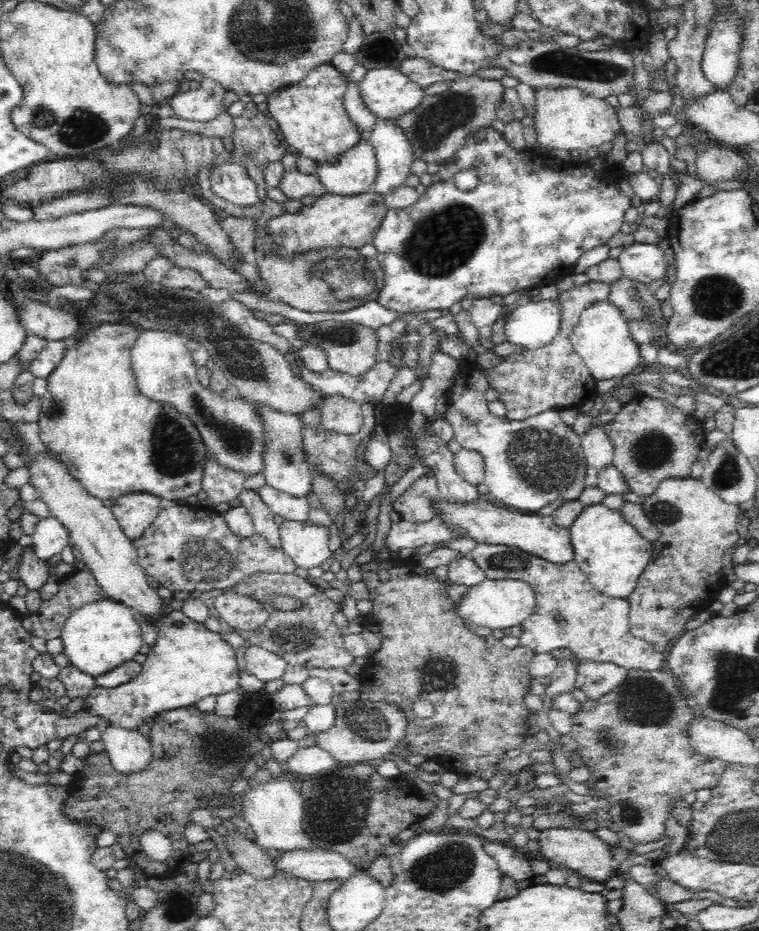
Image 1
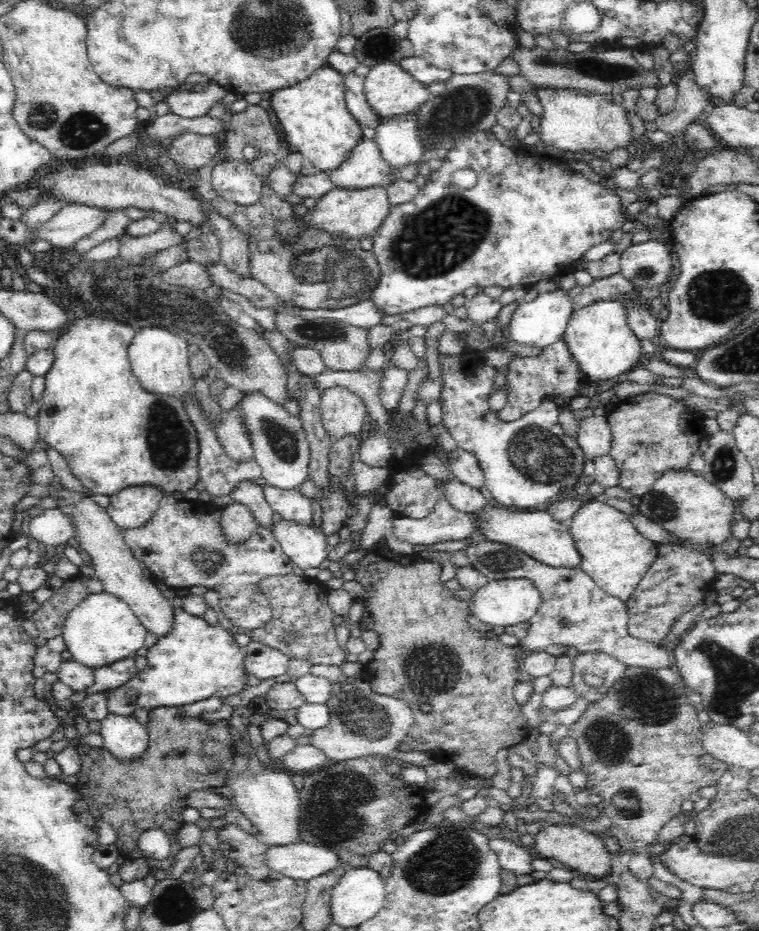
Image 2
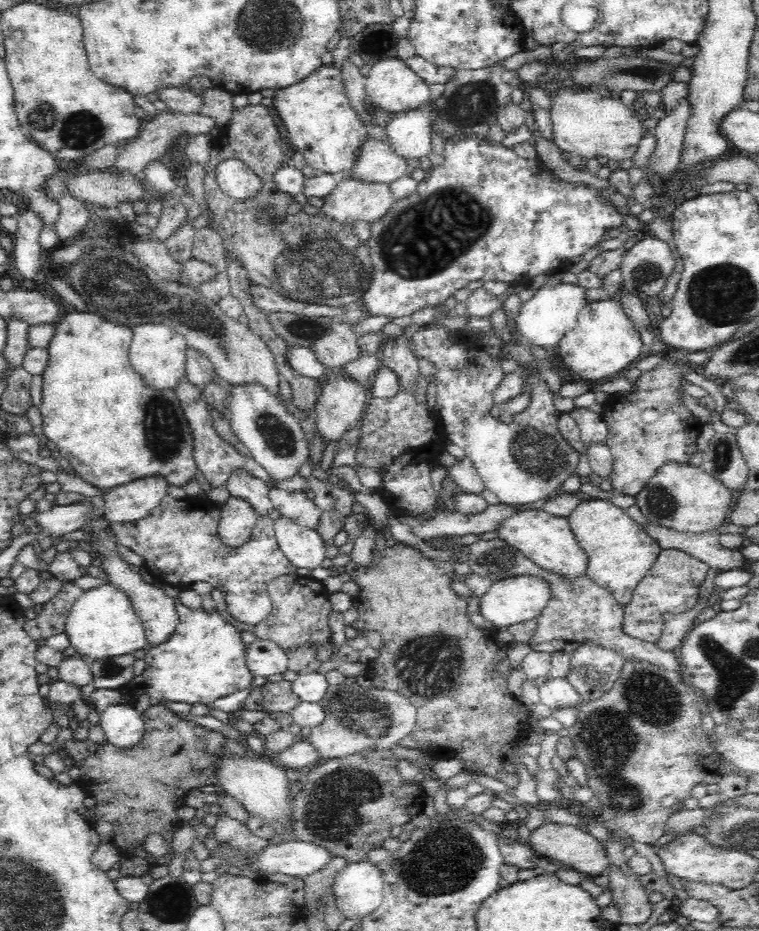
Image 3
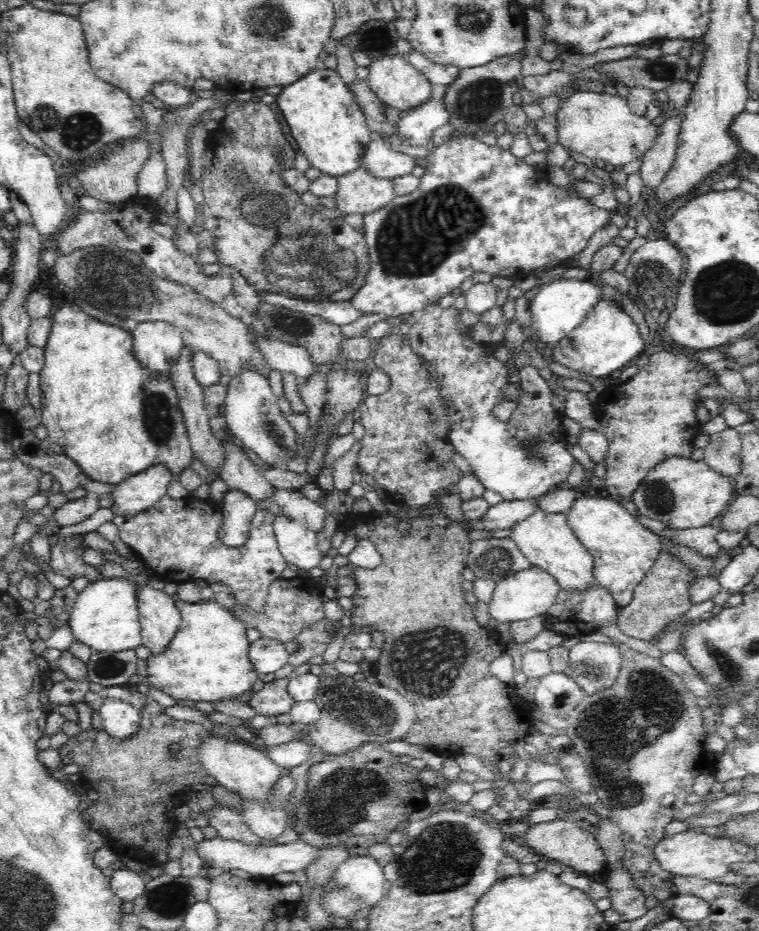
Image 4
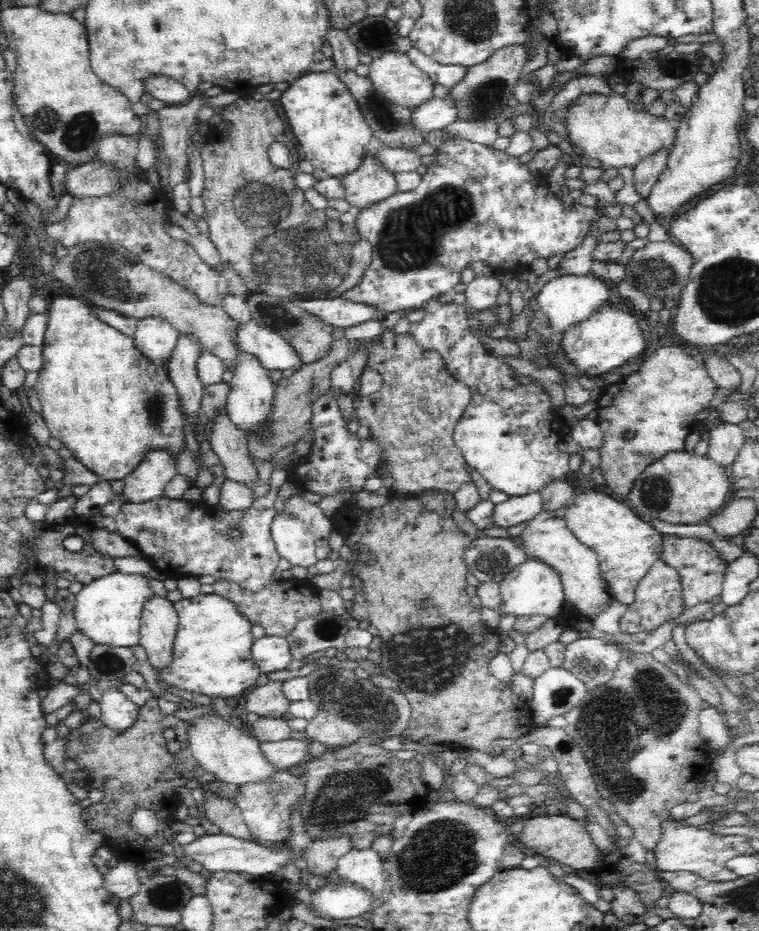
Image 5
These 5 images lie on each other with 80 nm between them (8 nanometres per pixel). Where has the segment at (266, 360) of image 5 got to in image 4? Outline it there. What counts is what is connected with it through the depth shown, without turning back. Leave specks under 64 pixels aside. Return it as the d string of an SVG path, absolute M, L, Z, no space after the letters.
M259 338L260 347L266 360L274 369L281 372L292 372L298 379L308 379L318 373L318 365L312 361L310 351L303 346L292 346L277 338Z

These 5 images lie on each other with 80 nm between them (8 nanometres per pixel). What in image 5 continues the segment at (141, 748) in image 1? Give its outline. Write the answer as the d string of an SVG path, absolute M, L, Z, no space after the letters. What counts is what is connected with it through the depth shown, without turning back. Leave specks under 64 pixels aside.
M112 688L104 691L99 700L100 719L114 733L126 732L138 718L140 707L127 698L118 688Z

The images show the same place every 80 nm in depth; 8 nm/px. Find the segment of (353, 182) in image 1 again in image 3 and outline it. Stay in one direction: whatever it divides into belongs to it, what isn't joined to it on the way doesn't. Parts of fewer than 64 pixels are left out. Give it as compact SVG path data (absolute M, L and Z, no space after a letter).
M368 138L360 145L354 164L342 173L342 179L388 184L408 174L407 162L390 153L384 142Z

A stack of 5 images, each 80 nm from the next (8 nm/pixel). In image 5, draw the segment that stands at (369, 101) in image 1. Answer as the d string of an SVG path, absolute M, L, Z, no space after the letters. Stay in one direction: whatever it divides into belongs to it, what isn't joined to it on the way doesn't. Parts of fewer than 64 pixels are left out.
M398 50L373 58L367 77L386 100L402 108L413 109L433 97L430 77Z

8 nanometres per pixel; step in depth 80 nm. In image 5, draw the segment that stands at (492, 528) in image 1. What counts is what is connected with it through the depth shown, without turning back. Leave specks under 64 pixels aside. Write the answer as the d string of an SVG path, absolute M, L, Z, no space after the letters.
M564 506L558 510L543 510L535 514L534 518L531 518L520 530L519 544L528 558L543 562L560 577L566 603L578 606L579 610L589 616L594 615L594 620L596 620L603 613L603 607L610 608L614 601L613 594L599 573L596 553L584 546L566 524L566 509L567 507Z

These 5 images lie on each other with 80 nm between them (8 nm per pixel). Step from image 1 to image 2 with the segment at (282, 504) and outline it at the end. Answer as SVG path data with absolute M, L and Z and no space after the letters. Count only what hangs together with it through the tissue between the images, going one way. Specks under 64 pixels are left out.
M264 485L263 493L271 509L280 514L284 520L314 524L314 516L310 499L298 490L280 490L278 487Z

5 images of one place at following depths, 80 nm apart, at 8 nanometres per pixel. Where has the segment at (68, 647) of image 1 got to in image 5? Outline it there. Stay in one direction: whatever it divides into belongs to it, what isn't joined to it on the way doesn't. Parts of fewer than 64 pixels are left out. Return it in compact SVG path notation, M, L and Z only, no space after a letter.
M116 571L83 585L75 598L74 618L76 630L102 647L131 648L139 644L142 622L142 606L152 593L148 577L144 574L128 574Z

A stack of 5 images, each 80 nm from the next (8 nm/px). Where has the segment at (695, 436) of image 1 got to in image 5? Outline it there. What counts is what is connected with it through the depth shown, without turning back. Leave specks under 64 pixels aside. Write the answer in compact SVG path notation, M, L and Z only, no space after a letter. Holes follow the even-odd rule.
M678 345L662 346L652 352L642 362L642 366L630 375L622 378L617 383L605 386L600 397L597 398L597 409L593 415L600 425L604 435L604 446L599 452L600 467L605 478L611 496L627 498L638 476L648 466L658 462L666 454L685 451L684 442L692 430L698 429L696 415L701 410L710 409L709 402L714 396L717 384L710 377L709 370L700 366L696 358L686 354L686 348ZM626 434L632 434L630 440L626 440Z

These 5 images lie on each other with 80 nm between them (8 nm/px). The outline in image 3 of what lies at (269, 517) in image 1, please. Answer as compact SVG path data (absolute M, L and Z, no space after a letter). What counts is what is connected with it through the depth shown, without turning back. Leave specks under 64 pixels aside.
M243 470L226 482L226 490L229 490L231 496L247 502L259 517L268 516L273 508L268 489L266 482L250 476Z

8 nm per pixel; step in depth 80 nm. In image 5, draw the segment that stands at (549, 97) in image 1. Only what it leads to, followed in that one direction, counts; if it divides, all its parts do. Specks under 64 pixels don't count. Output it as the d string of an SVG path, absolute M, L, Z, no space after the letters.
M616 93L580 94L566 108L565 125L570 143L586 157L599 160L605 170L634 168L646 156L656 153L658 148L674 146L676 140L676 128L668 120L662 116L652 116L648 111L638 110L633 102Z

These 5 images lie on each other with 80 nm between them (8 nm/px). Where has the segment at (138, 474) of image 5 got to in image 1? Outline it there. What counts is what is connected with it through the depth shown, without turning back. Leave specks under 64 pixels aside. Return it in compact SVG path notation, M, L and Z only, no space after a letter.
M128 492L120 496L111 509L125 535L134 542L144 536L158 516L160 501L150 493Z

